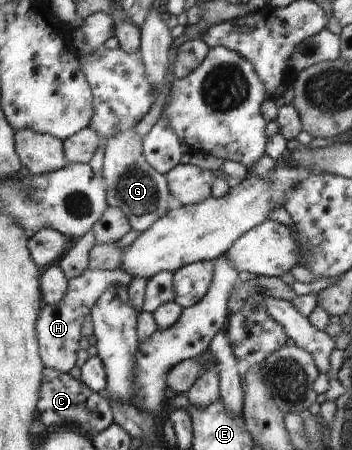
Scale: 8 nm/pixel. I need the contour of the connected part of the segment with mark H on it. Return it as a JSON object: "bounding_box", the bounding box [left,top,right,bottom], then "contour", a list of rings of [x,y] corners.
{"bounding_box":[36,267,133,373],"contour":[[[87,267],[82,274],[68,281],[68,286],[62,300],[52,306],[41,308],[36,326],[38,340],[40,341],[41,360],[46,367],[69,373],[76,364],[78,354],[78,340],[82,338],[82,322],[97,306],[105,290],[114,283],[128,288],[133,281],[132,276],[126,270],[105,271],[99,268]]]}

